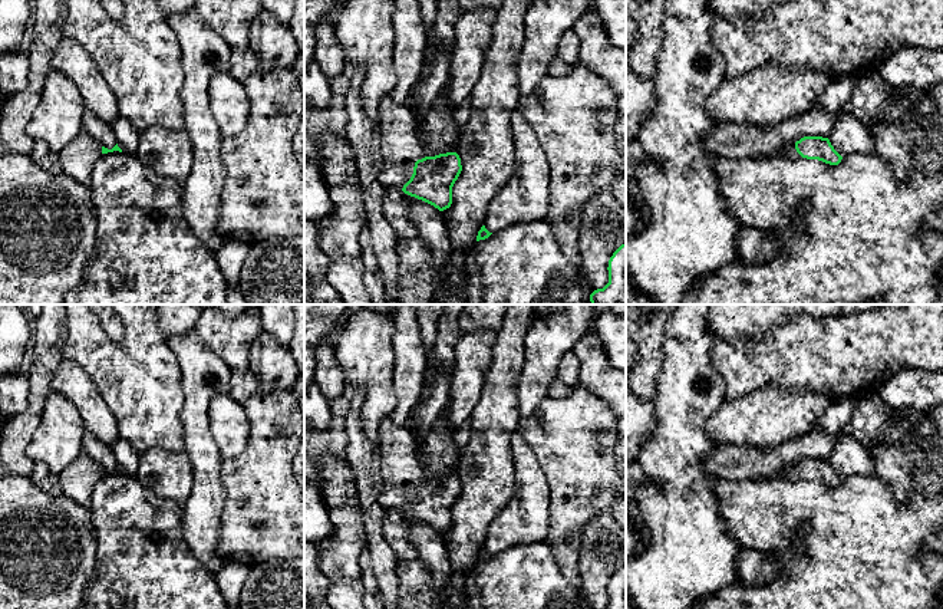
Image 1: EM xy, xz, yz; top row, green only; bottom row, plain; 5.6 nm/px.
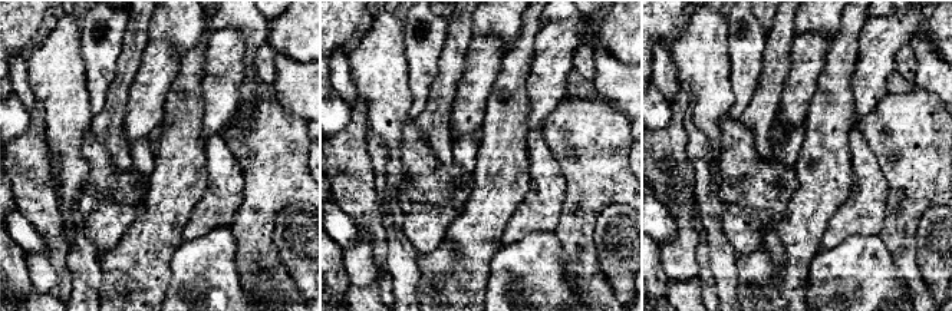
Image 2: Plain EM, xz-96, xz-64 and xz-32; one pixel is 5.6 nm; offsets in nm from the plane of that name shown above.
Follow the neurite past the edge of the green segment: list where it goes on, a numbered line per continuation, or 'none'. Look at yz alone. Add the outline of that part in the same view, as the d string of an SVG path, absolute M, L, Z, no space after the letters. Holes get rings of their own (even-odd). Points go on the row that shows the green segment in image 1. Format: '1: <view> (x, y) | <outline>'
1: yz (788, 151) | M789 142L789 144L784 145L781 148L781 151L778 152L778 155L782 155L782 157L785 157L788 159L798 159L798 158L801 158L801 155L795 149L795 142Z

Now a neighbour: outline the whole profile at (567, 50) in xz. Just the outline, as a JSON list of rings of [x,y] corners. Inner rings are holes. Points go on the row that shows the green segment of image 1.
[[[573,30],[566,32],[560,39],[557,57],[571,66],[578,62],[578,37]]]

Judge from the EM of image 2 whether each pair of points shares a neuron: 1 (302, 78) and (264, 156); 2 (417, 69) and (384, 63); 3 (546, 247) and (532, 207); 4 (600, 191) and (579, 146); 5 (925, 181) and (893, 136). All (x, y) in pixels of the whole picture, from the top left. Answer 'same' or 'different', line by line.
1: different
2: different
3: different
4: same
5: same

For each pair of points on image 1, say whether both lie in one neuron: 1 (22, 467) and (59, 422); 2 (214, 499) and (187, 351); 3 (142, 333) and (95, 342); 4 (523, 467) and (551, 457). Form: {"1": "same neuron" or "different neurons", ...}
{"1": "different neurons", "2": "same neuron", "3": "same neuron", "4": "different neurons"}

